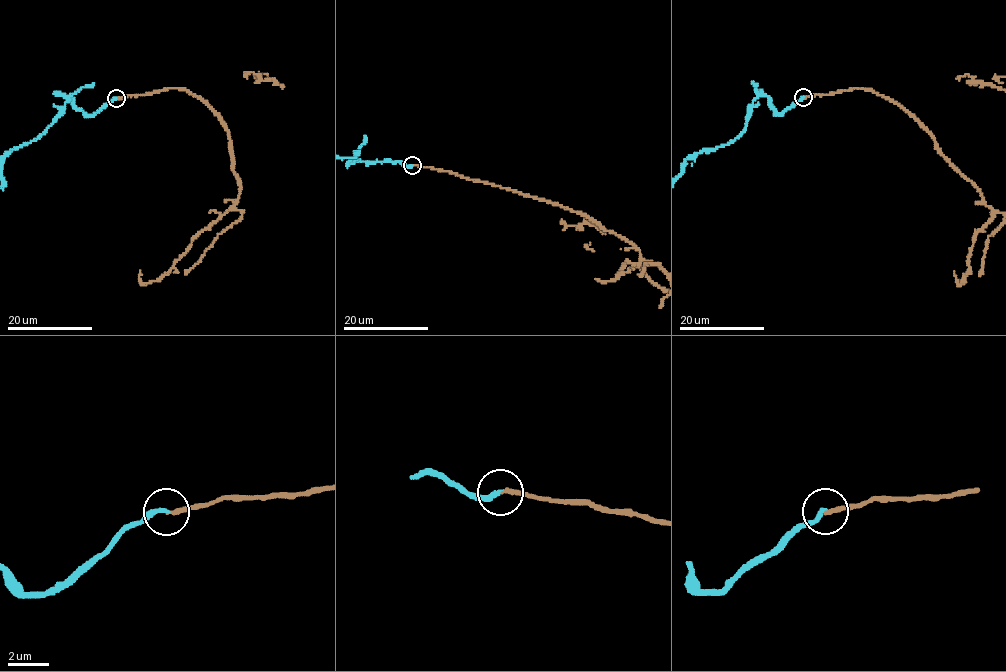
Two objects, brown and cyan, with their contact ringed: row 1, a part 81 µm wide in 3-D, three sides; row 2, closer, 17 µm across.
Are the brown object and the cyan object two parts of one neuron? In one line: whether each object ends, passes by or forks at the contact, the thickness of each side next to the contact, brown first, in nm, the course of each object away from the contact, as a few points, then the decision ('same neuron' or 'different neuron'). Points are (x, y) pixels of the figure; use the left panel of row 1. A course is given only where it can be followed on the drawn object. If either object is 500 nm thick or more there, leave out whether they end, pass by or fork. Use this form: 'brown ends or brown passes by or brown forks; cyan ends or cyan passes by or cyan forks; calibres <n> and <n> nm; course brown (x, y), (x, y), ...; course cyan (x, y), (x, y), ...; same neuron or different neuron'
brown ends; cyan ends; calibres 200 and 220 nm; course cyan (116, 99), (85, 115), (66, 97), (60, 113), (42, 133), (5, 153), (3, 192); different neuron

